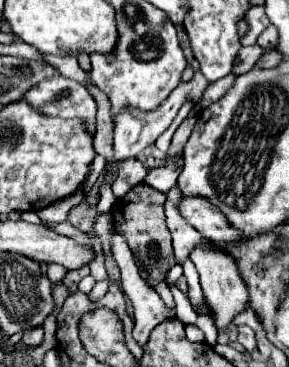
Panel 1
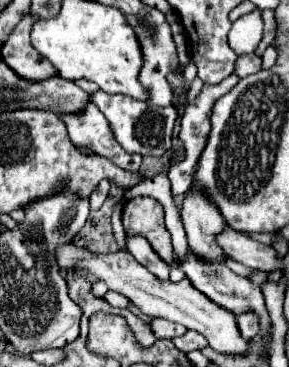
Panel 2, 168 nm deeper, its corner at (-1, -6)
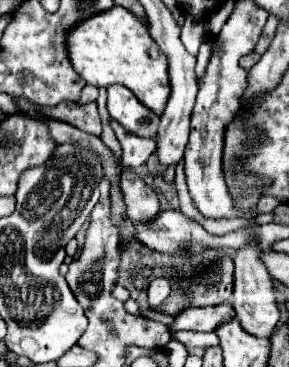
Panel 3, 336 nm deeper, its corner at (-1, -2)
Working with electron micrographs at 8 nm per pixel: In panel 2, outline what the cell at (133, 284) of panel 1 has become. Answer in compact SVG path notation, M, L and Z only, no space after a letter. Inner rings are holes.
M152 318L150 328L152 328L156 338L168 338L168 332L182 332L182 334L186 332L186 328L182 324L174 324L174 322L168 322L164 318Z

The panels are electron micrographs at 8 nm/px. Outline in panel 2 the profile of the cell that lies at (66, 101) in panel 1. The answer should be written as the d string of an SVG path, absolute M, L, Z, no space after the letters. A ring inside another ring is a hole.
M90 102L84 106L84 110L80 110L76 114L62 114L60 112L58 116L66 124L70 140L78 148L86 148L96 154L102 154L102 156L114 160L124 170L138 170L140 168L142 156L128 154L122 150L120 144L116 144L110 124L104 118L104 114L98 110L96 104Z

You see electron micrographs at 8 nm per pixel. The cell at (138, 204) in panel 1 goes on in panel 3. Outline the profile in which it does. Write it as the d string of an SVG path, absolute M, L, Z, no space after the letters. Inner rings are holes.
M130 168L122 170L120 188L126 202L126 214L130 220L150 220L158 214L160 202L156 192Z

